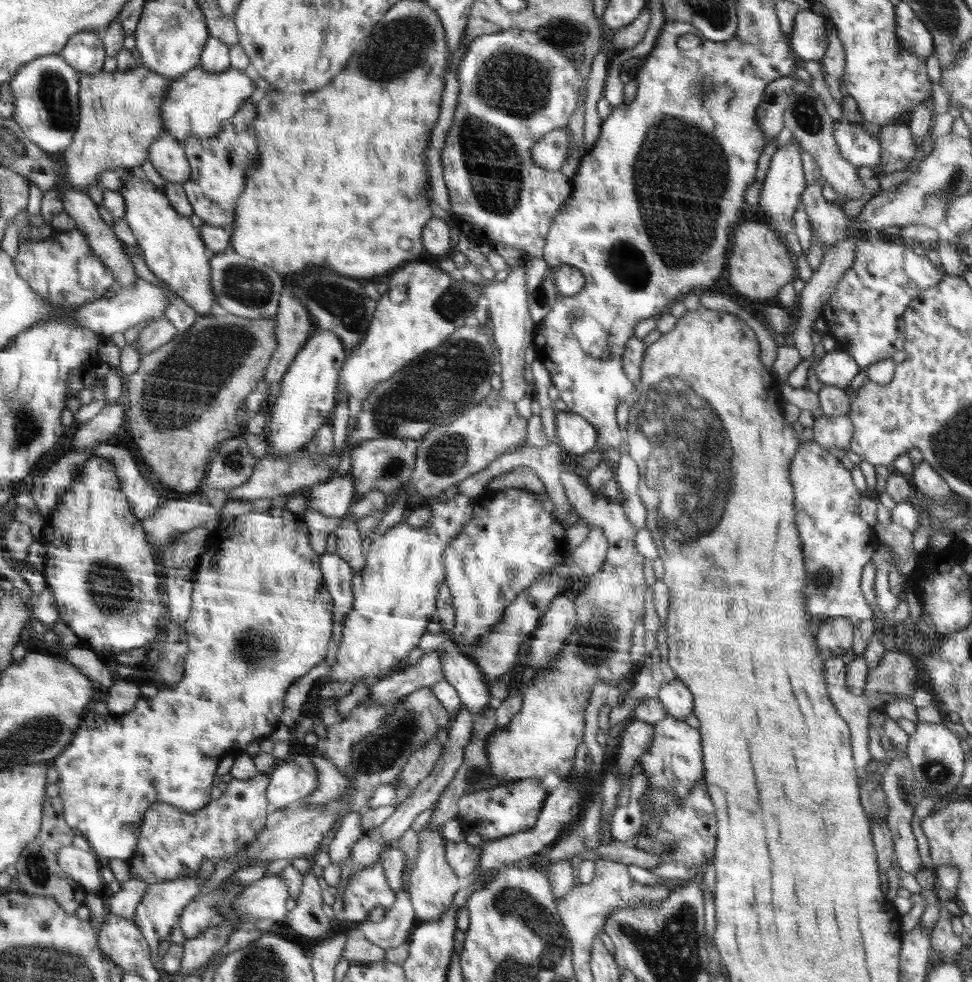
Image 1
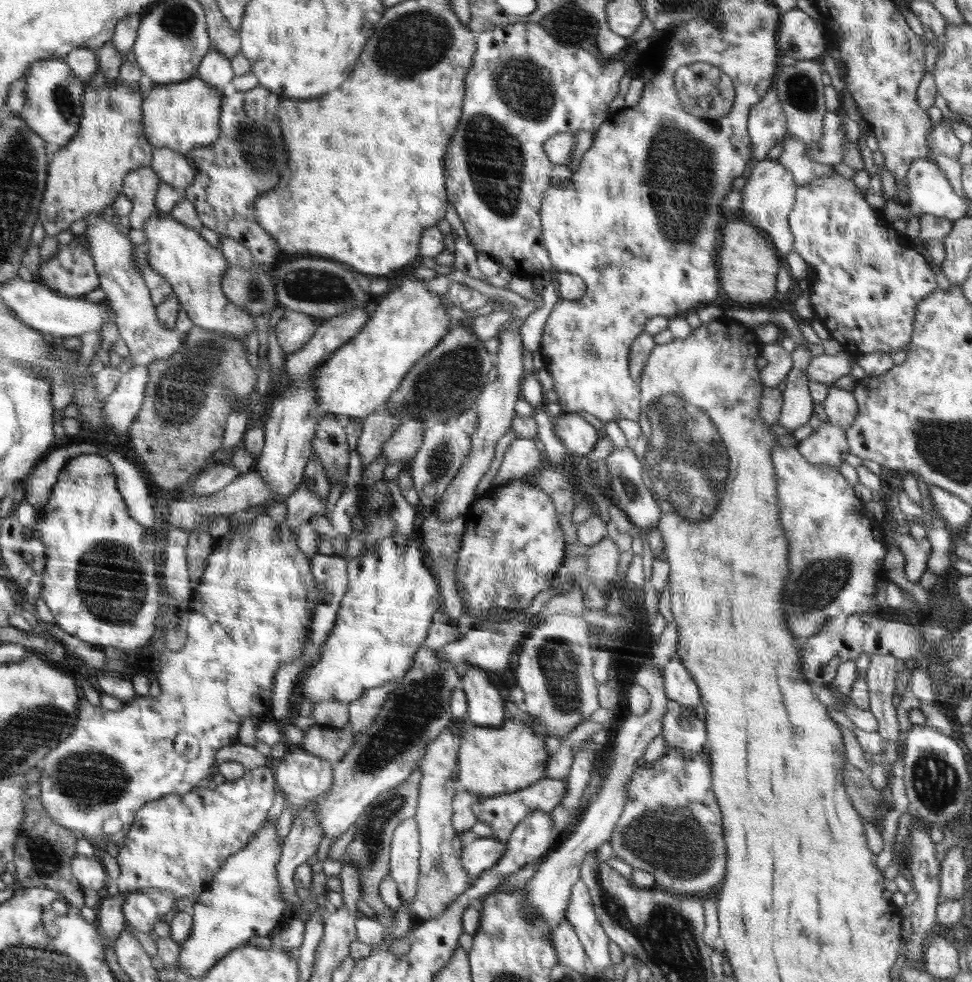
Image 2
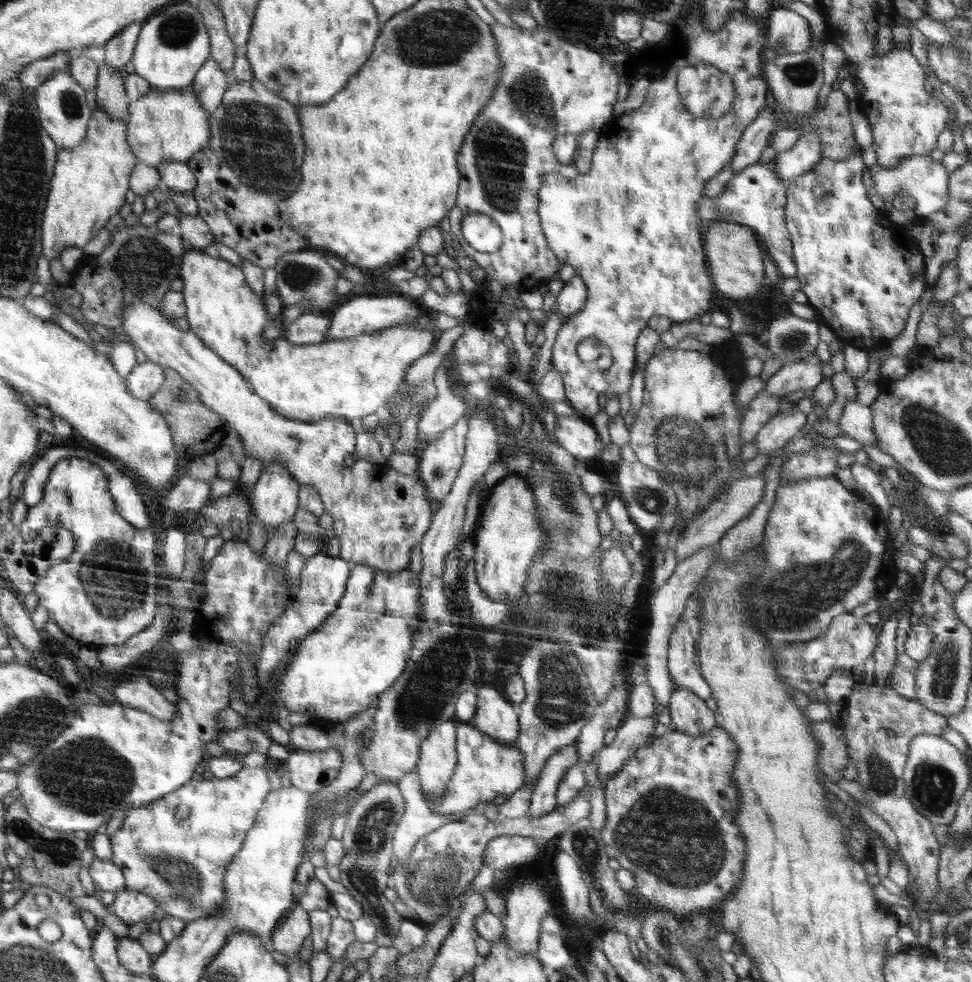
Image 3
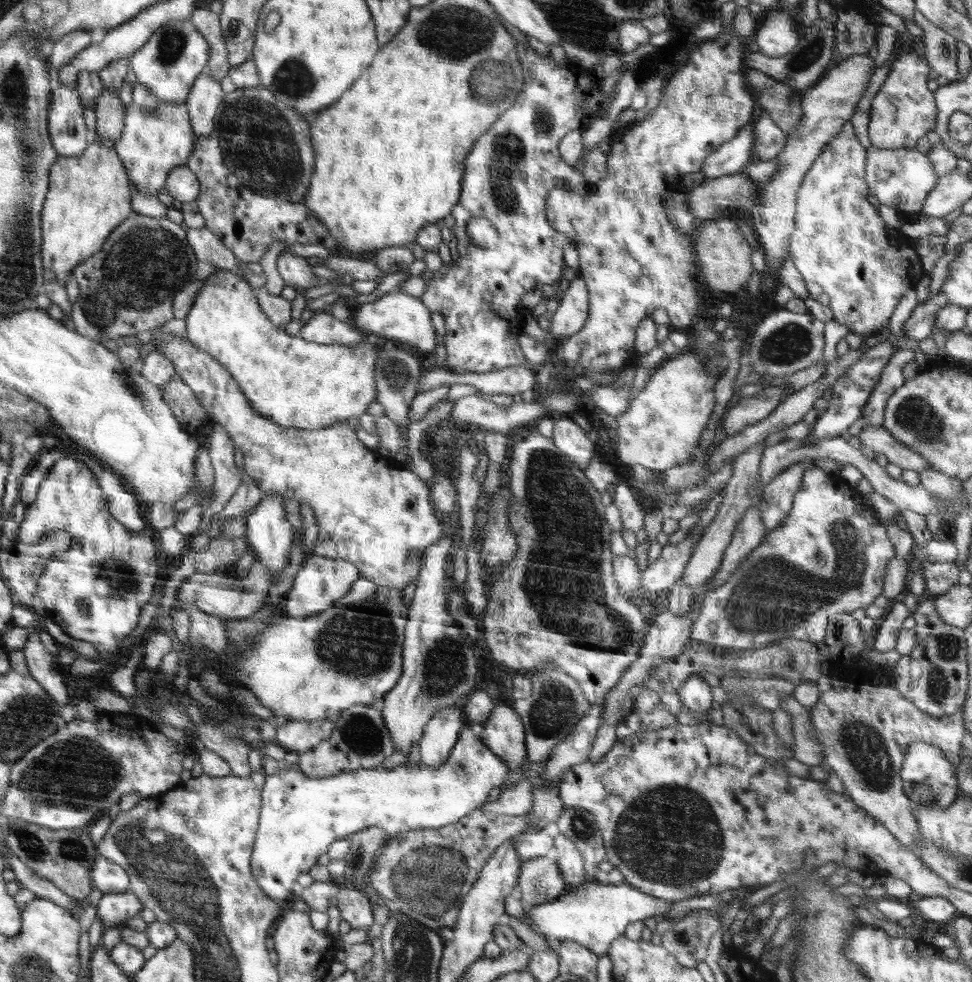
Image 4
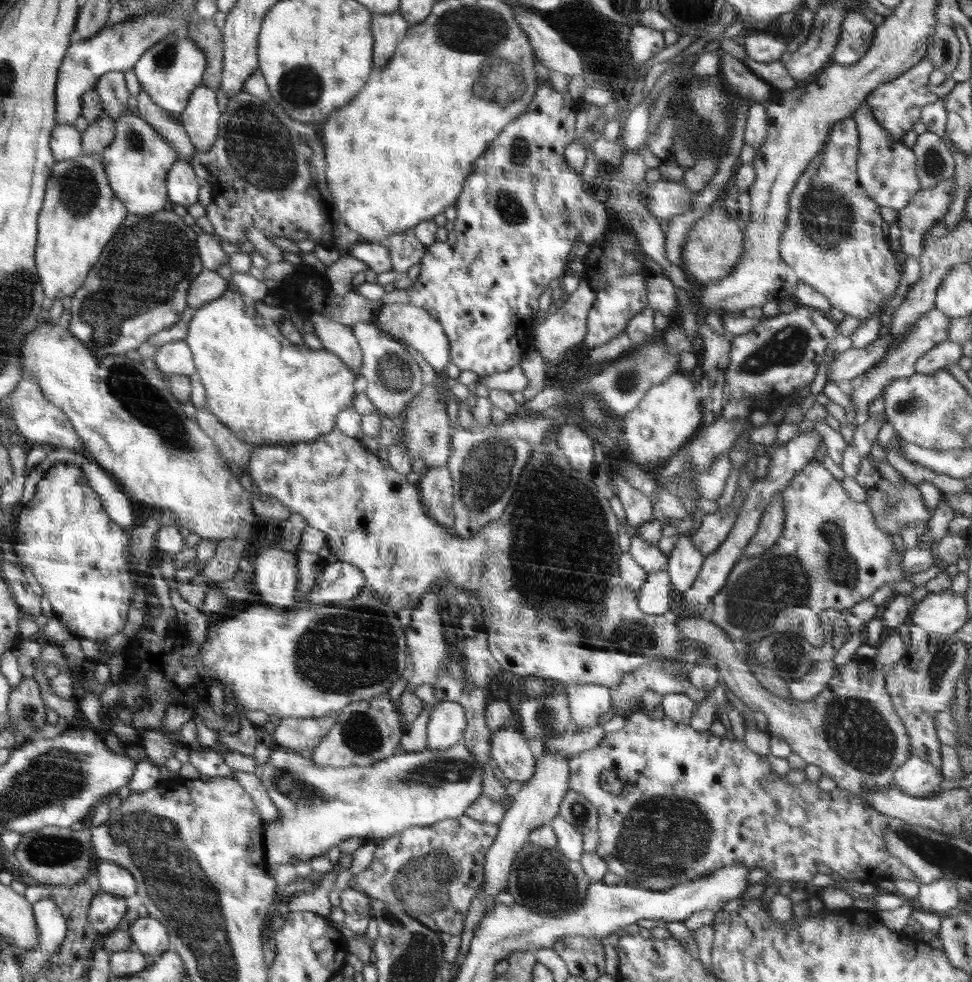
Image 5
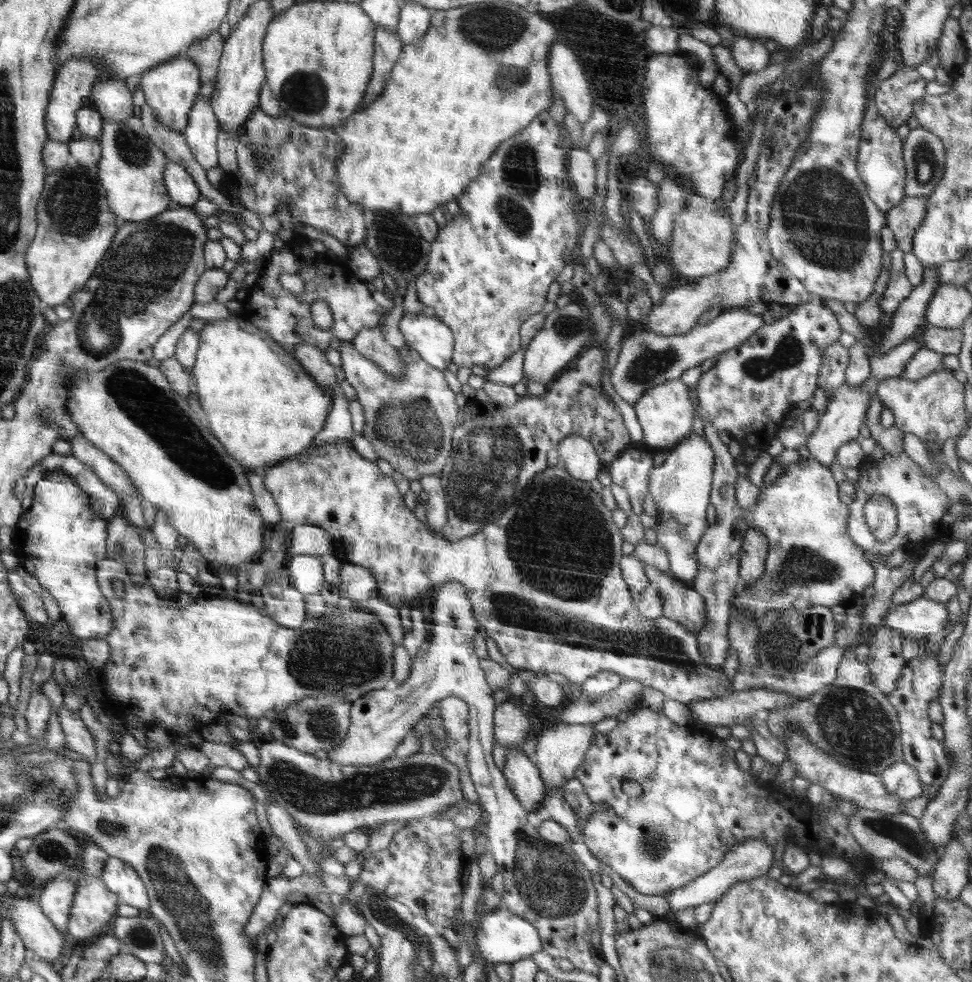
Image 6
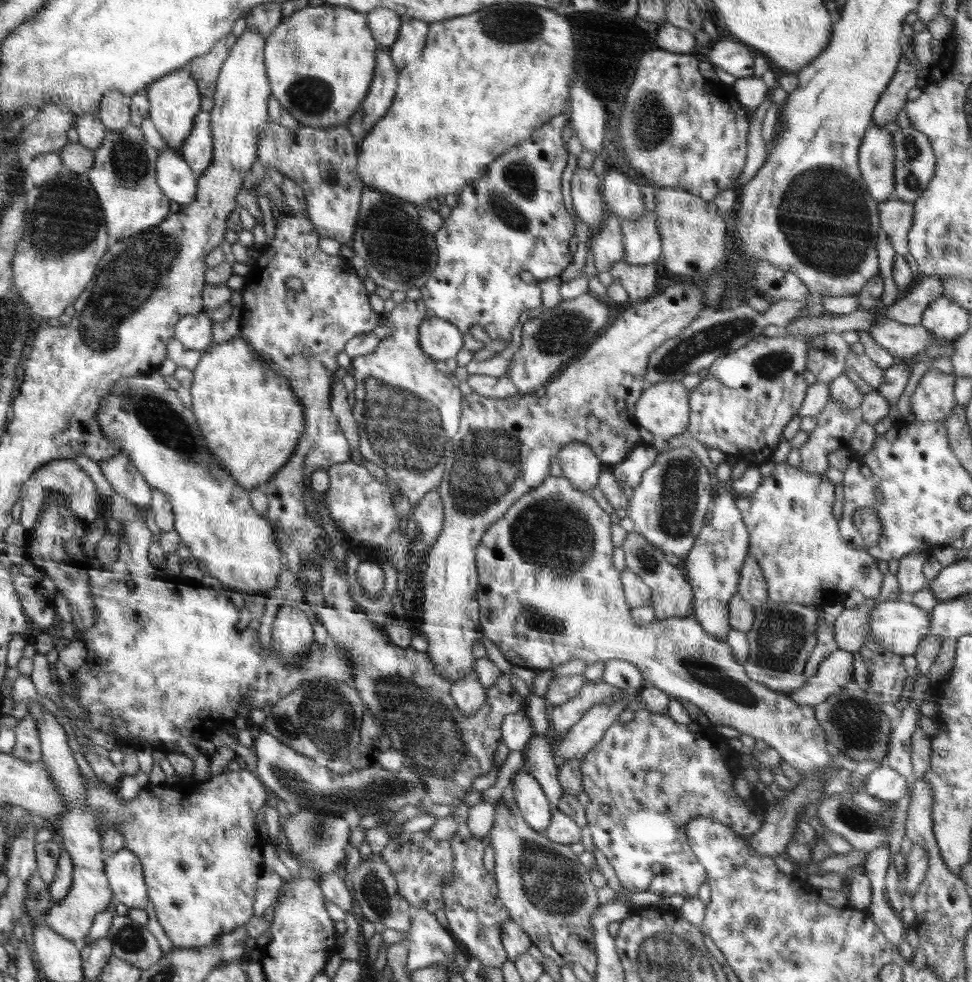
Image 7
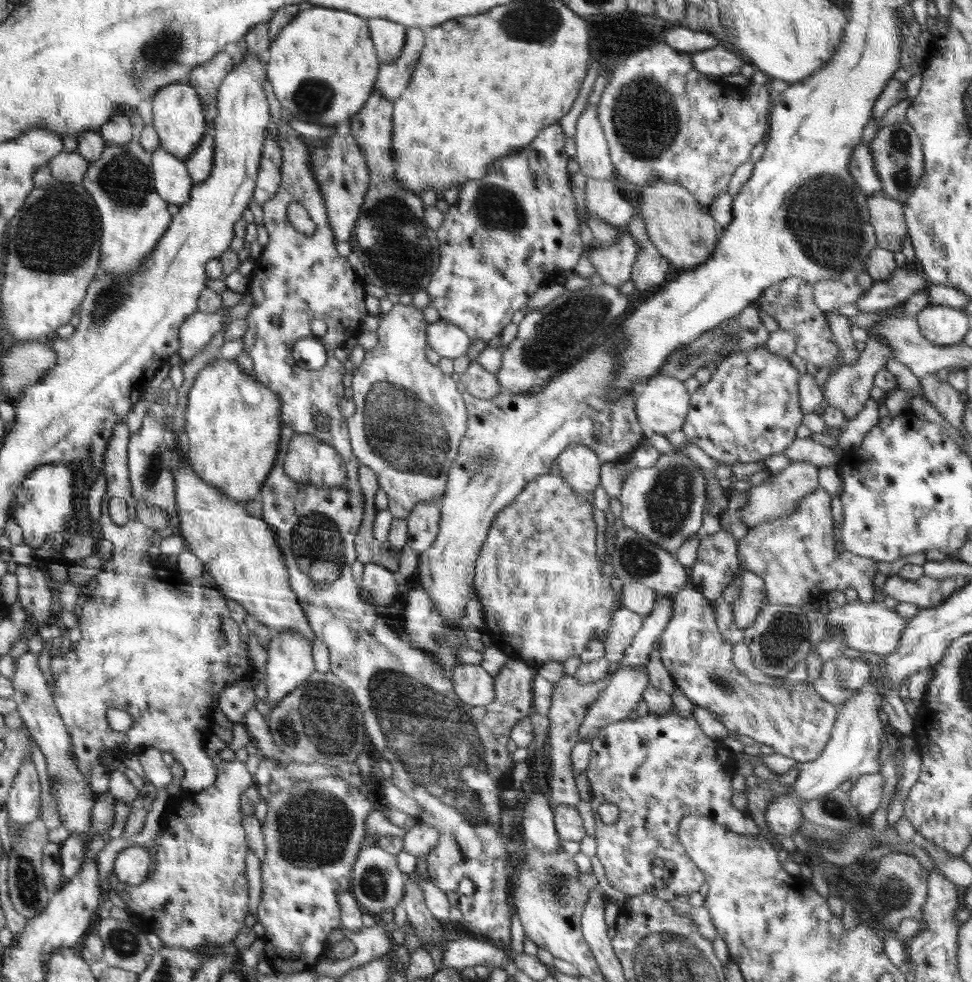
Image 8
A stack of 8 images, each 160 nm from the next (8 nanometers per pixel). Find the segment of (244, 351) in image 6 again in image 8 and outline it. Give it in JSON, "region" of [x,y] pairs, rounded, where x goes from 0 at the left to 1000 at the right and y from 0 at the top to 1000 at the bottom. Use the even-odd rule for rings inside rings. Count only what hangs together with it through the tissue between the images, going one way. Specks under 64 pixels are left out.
{"region":[[[249,357],[239,367],[222,366],[203,381],[192,404],[193,420],[189,448],[193,473],[209,490],[221,495],[235,507],[258,510],[280,480],[289,447],[288,404],[271,392],[260,380],[260,367]]]}

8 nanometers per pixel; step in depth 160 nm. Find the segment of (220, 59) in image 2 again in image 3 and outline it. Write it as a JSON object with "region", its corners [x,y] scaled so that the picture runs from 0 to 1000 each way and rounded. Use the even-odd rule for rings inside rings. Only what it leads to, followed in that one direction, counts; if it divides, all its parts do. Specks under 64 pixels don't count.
{"region":[[[218,59],[205,69],[200,84],[197,86],[202,98],[205,99],[209,111],[216,116],[220,114],[229,101],[229,96],[235,92],[235,79],[233,72],[229,72]]]}

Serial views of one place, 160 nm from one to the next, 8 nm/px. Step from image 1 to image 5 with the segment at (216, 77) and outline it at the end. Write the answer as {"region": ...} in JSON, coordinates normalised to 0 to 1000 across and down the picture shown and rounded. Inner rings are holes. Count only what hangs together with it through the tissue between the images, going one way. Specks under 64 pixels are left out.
{"region":[[[133,114],[118,121],[117,143],[106,153],[106,166],[115,196],[136,219],[169,215],[173,206],[171,179],[182,164],[181,152],[142,116]]]}

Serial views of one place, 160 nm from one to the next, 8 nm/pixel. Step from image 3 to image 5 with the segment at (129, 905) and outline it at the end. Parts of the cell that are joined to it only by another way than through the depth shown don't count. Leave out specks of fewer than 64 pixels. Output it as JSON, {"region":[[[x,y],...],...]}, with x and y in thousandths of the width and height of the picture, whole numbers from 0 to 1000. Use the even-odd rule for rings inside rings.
{"region":[[[103,906],[94,916],[91,935],[101,950],[112,950],[128,943],[130,927],[129,913]]]}

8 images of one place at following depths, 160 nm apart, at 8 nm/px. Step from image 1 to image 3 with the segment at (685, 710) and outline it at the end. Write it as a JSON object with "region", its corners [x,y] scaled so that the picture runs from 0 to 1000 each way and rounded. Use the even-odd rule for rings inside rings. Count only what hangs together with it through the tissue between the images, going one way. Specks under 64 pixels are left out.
{"region":[[[706,632],[694,635],[694,641],[688,650],[688,661],[686,662],[686,682],[691,693],[698,697],[698,701],[708,702],[720,710],[722,714],[728,715],[733,711],[730,697],[724,693],[716,676],[715,649]]]}

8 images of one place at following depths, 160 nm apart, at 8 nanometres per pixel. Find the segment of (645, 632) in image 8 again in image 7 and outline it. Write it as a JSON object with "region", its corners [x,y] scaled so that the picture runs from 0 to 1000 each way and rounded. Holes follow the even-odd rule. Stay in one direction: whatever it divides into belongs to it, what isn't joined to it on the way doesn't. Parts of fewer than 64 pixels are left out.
{"region":[[[645,673],[623,674],[618,693],[634,699],[650,709],[658,707],[664,699],[654,678]]]}

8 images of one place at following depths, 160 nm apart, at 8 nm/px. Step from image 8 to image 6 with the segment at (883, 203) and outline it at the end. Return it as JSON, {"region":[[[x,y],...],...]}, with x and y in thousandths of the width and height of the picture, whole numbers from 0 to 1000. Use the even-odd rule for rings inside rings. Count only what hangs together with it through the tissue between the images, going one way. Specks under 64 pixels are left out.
{"region":[[[934,201],[912,217],[912,230],[920,237],[924,255],[938,256],[938,244],[942,234],[953,221],[954,201]]]}

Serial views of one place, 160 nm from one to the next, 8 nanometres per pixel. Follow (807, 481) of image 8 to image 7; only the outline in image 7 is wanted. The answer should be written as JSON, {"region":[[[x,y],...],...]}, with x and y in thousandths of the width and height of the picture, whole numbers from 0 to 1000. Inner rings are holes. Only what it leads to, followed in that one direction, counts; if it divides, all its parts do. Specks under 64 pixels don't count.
{"region":[[[853,401],[853,408],[840,425],[838,437],[822,456],[824,470],[820,477],[833,483],[846,484],[853,477],[853,462],[870,454],[879,438],[888,431],[888,424],[886,414],[867,416]]]}

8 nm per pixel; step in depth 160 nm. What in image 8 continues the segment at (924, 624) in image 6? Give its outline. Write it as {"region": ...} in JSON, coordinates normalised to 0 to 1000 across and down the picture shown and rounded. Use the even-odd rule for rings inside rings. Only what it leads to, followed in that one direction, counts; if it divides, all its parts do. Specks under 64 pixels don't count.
{"region":[[[907,610],[896,614],[887,612],[872,612],[866,618],[854,621],[851,627],[851,646],[864,645],[868,647],[871,660],[882,663],[901,665],[902,667],[918,666],[924,660],[926,649],[933,638],[933,631],[930,631],[920,620],[912,618]]]}

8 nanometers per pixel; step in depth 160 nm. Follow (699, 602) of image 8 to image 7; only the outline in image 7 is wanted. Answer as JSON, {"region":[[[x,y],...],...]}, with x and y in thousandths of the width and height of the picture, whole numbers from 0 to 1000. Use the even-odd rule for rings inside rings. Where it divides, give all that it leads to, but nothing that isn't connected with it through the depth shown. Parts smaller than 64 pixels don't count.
{"region":[[[564,485],[558,493],[544,499],[536,505],[520,522],[514,530],[507,532],[494,549],[489,558],[489,571],[492,585],[492,599],[490,602],[493,615],[493,632],[496,636],[497,648],[503,650],[512,658],[516,668],[531,679],[547,681],[552,683],[562,682],[571,678],[576,678],[588,672],[599,672],[603,677],[619,677],[623,674],[645,673],[654,678],[658,689],[664,699],[671,699],[683,705],[689,712],[704,712],[716,718],[720,723],[726,725],[730,738],[748,739],[758,743],[761,747],[774,751],[777,754],[784,754],[788,759],[800,765],[800,768],[821,783],[823,788],[841,788],[843,784],[853,782],[859,776],[860,766],[857,766],[850,755],[848,742],[844,741],[840,729],[840,723],[835,719],[823,720],[823,718],[813,713],[813,710],[801,704],[790,702],[786,697],[772,693],[765,684],[764,678],[757,674],[752,658],[748,654],[739,652],[736,648],[730,648],[724,644],[720,632],[712,628],[687,628],[685,631],[673,631],[665,635],[656,635],[648,625],[649,617],[643,612],[641,595],[639,594],[639,584],[632,576],[631,562],[632,554],[628,547],[628,537],[631,525],[619,518],[613,509],[604,500],[594,498],[582,486]]]}

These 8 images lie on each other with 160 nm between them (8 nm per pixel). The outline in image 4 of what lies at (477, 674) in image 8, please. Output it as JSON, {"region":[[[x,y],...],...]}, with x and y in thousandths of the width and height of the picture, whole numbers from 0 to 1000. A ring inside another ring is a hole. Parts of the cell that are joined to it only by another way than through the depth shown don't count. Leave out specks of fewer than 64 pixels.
{"region":[[[474,719],[459,721],[444,729],[435,753],[431,755],[433,776],[441,781],[457,778],[480,738]]]}

